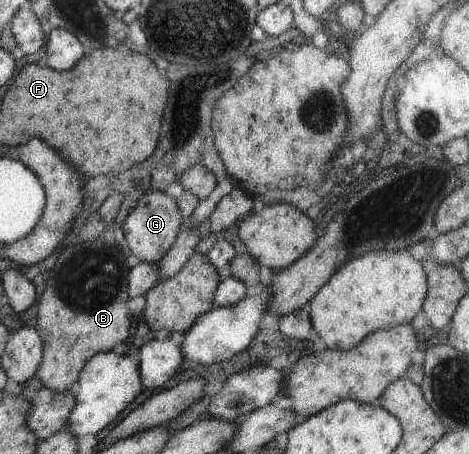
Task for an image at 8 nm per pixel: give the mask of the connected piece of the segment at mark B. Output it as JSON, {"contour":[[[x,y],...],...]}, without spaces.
{"contour":[[[102,235],[88,241],[88,243],[82,243],[82,245],[76,245],[76,257],[72,257],[70,261],[64,261],[60,269],[52,269],[52,273],[48,276],[48,281],[44,286],[43,292],[40,294],[37,305],[37,330],[42,338],[42,355],[40,363],[36,368],[34,377],[41,383],[41,387],[44,387],[54,393],[62,394],[76,381],[80,370],[85,366],[85,363],[98,352],[110,352],[112,347],[117,343],[127,341],[130,337],[130,318],[127,312],[127,285],[125,279],[127,278],[128,268],[124,264],[126,261],[127,251],[122,251],[116,246],[107,245]]]}

